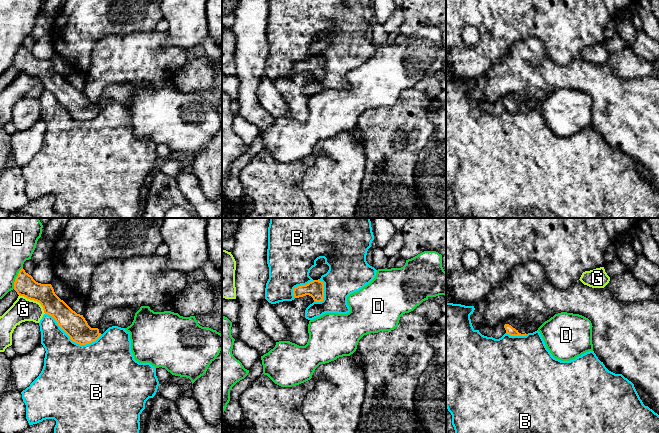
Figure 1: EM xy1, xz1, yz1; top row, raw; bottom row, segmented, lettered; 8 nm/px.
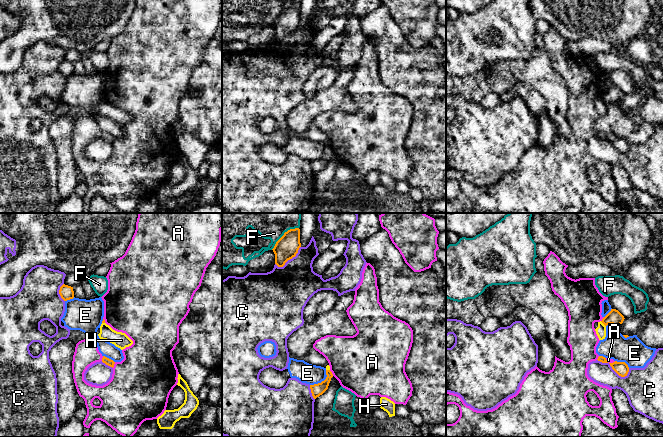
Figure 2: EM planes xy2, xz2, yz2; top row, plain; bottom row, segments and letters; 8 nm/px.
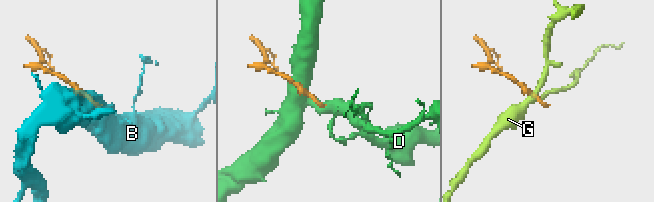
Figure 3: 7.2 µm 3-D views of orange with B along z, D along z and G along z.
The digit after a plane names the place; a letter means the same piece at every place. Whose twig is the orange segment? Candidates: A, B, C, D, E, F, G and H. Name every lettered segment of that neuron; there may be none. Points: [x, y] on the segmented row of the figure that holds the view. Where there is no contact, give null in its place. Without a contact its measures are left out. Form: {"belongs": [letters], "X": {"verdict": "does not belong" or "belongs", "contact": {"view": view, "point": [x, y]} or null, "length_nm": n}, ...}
{"belongs": [], "A": {"verdict": "does not belong", "contact": {"view": "xy2", "point": [113, 365]}, "length_nm": 50}, "B": {"verdict": "does not belong", "contact": {"view": "xy1", "point": [72, 340]}, "length_nm": 480}, "C": {"verdict": "does not belong", "contact": {"view": "yz2", "point": [613, 369]}, "length_nm": 280}, "D": {"verdict": "does not belong", "contact": {"view": "xy1", "point": [16, 278]}, "length_nm": 190}, "E": {"verdict": "does not belong", "contact": {"view": "xz2", "point": [322, 381]}, "length_nm": 180}, "F": {"verdict": "does not belong", "contact": {"view": "xz2", "point": [284, 234]}, "length_nm": 280}, "G": {"verdict": "does not belong", "contact": {"view": "xy1", "point": [34, 300]}, "length_nm": 260}, "H": {"verdict": "does not belong", "contact": {"view": "yz2", "point": [603, 323]}, "length_nm": 60}}

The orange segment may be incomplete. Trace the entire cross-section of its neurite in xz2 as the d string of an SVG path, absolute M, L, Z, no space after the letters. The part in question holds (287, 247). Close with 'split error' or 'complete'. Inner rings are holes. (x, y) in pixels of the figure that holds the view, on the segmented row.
M290 229L276 242L272 249L275 254L275 264L283 267L285 263L296 256L300 243L300 229Z; complete

